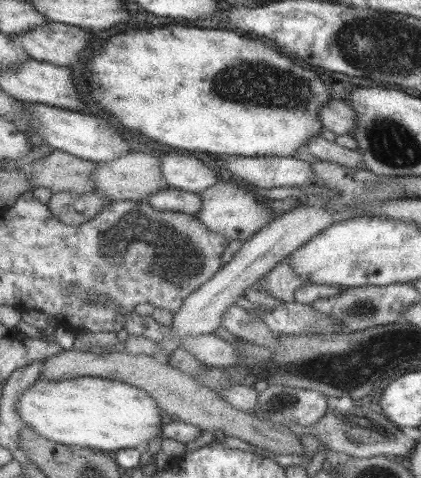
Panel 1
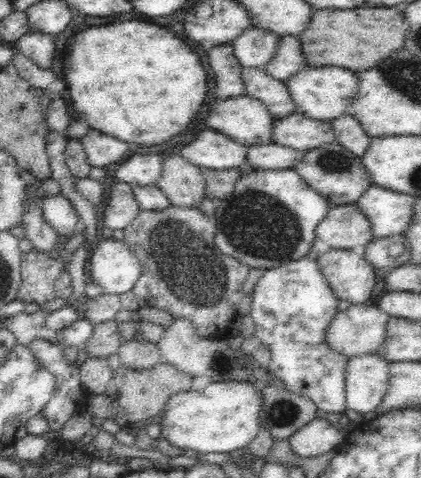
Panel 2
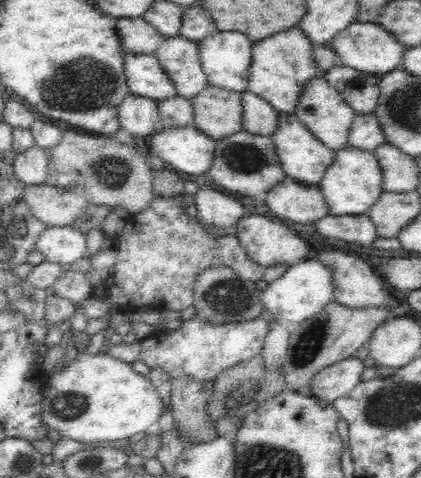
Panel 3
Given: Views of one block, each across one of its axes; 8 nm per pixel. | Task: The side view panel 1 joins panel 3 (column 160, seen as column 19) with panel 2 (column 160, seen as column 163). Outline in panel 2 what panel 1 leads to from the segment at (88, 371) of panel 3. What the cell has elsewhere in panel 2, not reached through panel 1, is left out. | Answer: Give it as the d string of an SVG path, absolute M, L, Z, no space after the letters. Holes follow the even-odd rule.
M212 382L200 392L186 390L174 394L164 414L158 418L162 424L162 438L180 450L196 452L232 452L246 450L248 444L262 432L262 400L260 388L252 382Z

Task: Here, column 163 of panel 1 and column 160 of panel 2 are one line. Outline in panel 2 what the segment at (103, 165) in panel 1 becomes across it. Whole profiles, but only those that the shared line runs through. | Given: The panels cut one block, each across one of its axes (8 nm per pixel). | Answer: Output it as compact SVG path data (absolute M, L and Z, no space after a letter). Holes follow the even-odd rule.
M182 154L164 158L164 176L158 188L178 208L200 208L206 196L206 180L202 168L190 164Z

